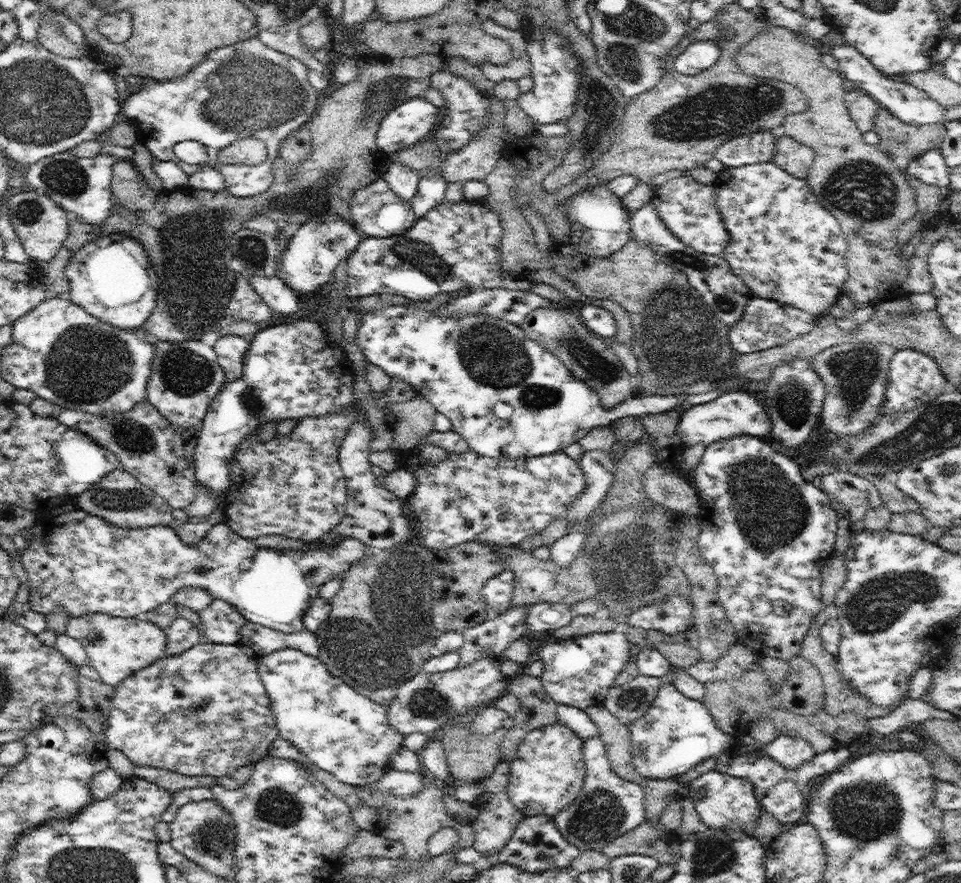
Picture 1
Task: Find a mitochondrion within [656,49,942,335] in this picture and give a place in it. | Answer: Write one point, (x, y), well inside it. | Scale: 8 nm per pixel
(858, 188)

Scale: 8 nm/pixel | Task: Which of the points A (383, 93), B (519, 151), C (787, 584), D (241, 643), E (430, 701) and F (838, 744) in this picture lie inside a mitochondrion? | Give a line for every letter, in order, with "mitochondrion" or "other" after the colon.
A: mitochondrion
B: other
C: other
D: other
E: mitochondrion
F: other

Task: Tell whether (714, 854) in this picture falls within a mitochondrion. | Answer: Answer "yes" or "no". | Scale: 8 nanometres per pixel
yes

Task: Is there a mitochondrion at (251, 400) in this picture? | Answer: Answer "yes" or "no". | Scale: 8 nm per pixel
yes

